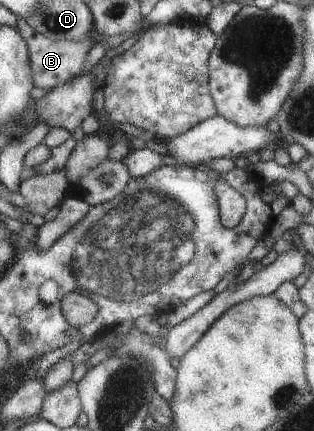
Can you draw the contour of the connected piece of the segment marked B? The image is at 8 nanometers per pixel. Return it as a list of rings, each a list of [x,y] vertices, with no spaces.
[[[19,19],[18,23],[18,32],[24,36],[31,62],[32,84],[36,88],[50,90],[62,86],[68,80],[81,74],[88,52],[96,45],[90,34],[84,36],[82,40],[54,41],[46,38],[40,32],[36,32],[30,24],[26,24],[24,19]]]

